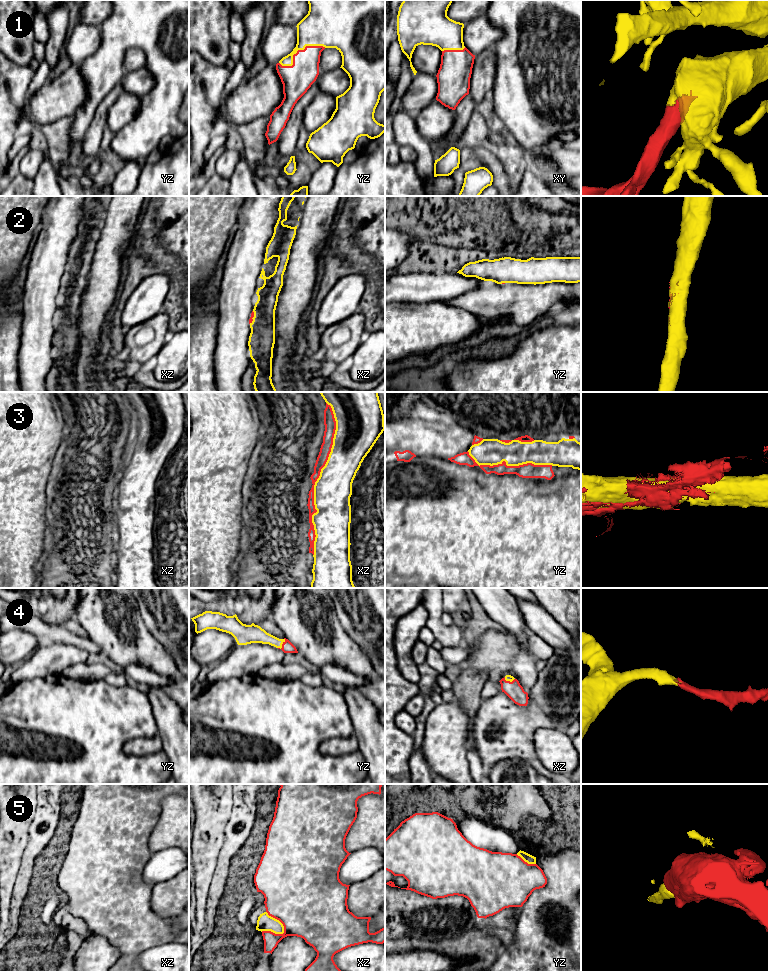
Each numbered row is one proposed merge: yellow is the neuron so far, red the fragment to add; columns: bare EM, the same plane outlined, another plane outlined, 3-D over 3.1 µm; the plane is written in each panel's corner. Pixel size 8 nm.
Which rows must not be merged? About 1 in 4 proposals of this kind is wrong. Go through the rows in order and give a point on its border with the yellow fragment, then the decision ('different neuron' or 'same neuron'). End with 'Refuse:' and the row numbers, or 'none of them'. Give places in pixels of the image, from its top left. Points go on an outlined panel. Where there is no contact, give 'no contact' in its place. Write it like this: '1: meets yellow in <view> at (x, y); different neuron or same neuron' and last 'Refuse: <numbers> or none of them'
1: meets yellow in yz at (298, 49); same neuron
2: meets yellow in xz at (253, 317); same neuron
3: meets yellow in xz at (317, 479); same neuron
4: meets yellow in yz at (281, 644); same neuron
5: meets yellow in xz at (279, 921); different neuron
Refuse: 5

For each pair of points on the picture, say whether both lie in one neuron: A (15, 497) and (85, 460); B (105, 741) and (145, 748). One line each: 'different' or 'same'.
A: different
B: different

